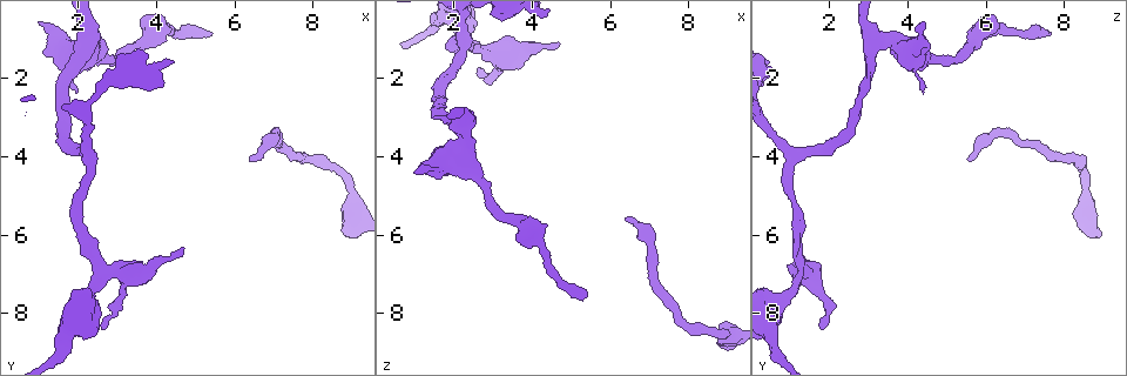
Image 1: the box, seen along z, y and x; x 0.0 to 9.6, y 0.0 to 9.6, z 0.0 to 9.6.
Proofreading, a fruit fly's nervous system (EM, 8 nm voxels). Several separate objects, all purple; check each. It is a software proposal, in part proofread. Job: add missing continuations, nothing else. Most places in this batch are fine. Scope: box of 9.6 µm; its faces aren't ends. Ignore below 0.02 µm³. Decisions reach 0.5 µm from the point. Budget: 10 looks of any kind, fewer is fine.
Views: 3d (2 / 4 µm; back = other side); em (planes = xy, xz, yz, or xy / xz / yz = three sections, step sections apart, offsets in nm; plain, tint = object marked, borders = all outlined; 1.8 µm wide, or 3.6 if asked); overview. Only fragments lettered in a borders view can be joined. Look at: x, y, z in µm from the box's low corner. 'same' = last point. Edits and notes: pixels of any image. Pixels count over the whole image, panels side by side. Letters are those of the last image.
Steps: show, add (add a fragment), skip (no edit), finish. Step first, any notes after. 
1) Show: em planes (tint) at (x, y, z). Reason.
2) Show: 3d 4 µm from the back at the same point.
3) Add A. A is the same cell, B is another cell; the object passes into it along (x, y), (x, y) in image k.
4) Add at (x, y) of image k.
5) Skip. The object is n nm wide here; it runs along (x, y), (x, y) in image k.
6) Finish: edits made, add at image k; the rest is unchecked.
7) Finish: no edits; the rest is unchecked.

Show: 3d 4 µm at (2.60, 8.45, 1.80). Branch stops here.

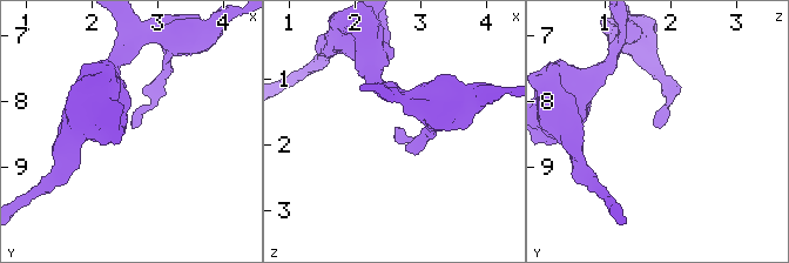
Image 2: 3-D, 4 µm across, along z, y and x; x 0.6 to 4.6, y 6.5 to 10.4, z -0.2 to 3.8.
Show: em 3.6 µm xz step 4 (borders) at (2.60, 8.40, 1.75).

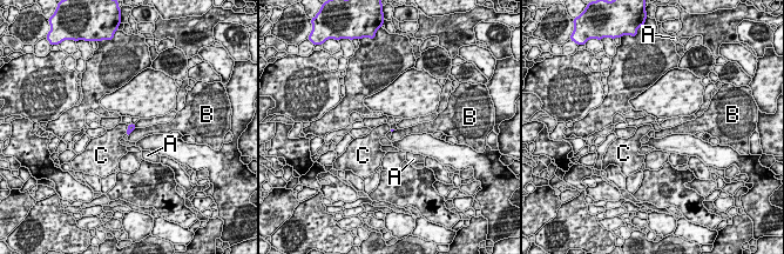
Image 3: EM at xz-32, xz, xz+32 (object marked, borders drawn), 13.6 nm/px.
Skip. The longest contact is with B, 150 nm; A, B and C are other cells; a border runs along (128, 125), (126, 132) in image 3; no lettered fragment goes on from it.

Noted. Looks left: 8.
Show: em planes (borders) at (6.30, 4.05, 5.55). An open end.

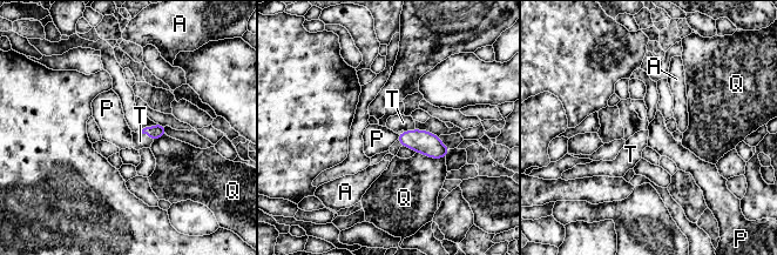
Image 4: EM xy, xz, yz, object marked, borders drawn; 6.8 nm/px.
Add T. The longest contact is with Q, 220 nm; T is the same cell, A, P and Q are other cells; the object passes into it along (157, 131), (147, 134), (140, 141) in image 4; it goes on there.

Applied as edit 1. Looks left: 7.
Show: 3d 4 µm at (9.00, 6.10, 8.90). Thick end.

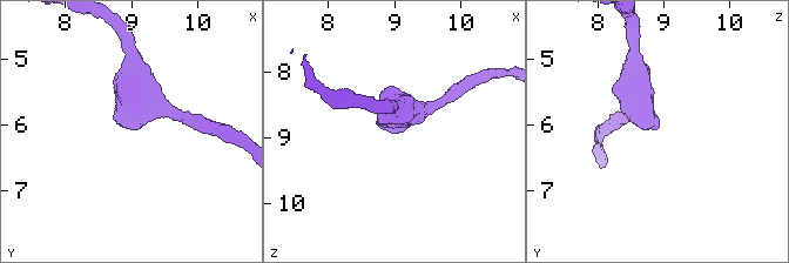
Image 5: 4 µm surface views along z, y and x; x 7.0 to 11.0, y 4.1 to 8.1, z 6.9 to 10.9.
Show: em 3.6 µm xy step 4 (borders) at (9.00, 6.05, 8.80). Shape alone is not enough.

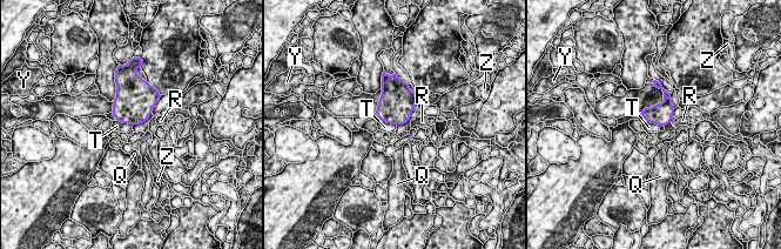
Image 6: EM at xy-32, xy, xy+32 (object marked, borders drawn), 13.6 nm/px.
Skip. The object is 300 nm wide here; Q, R, T, Y and Z are other cells; no lettered fragment goes on from it.

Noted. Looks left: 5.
Show: 3d 4 µm at (5.40, 0.90, 7.55).

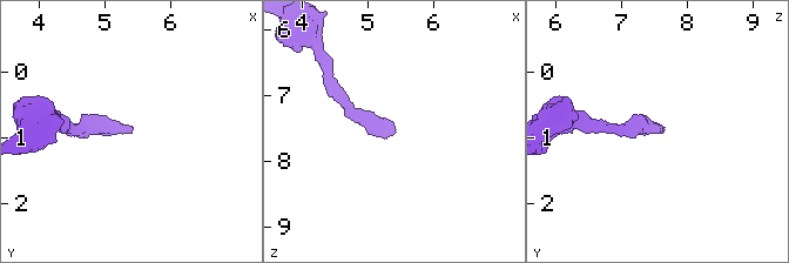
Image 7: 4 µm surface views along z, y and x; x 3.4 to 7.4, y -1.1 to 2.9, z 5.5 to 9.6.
Show: em planes (borders) at (5.40, 0.90, 7.60). Now the EM.

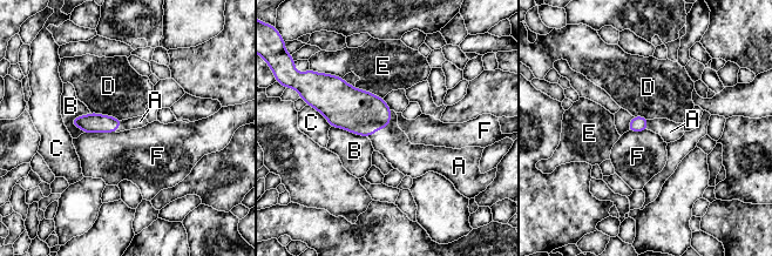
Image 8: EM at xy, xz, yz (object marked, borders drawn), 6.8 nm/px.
Add A. The longest contact is with A, 260 nm; A is the same cell, B, C, D, E and F are other cells; the object passes into it along (359, 112), (385, 127), (392, 142) in image 8; it goes on there.

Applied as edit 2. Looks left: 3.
Finish: edits made, add at image 4, add at image 8; the rest is unchecked.

